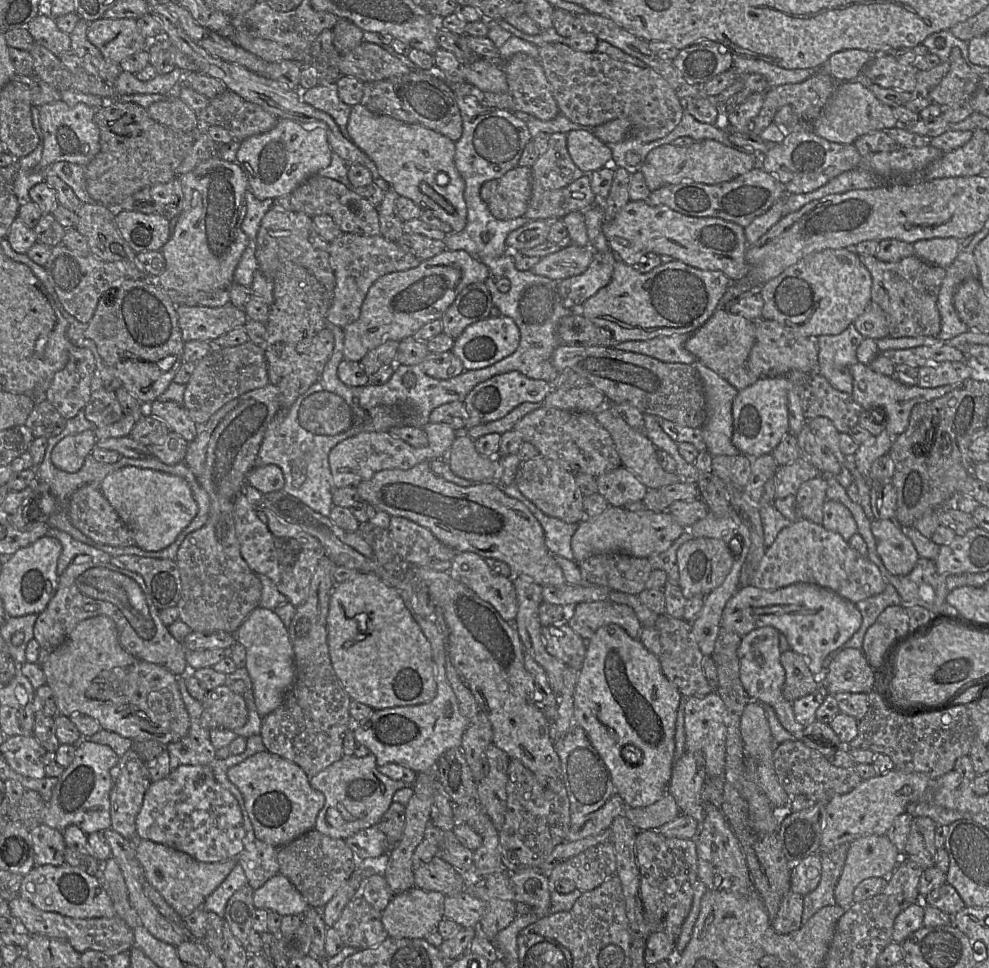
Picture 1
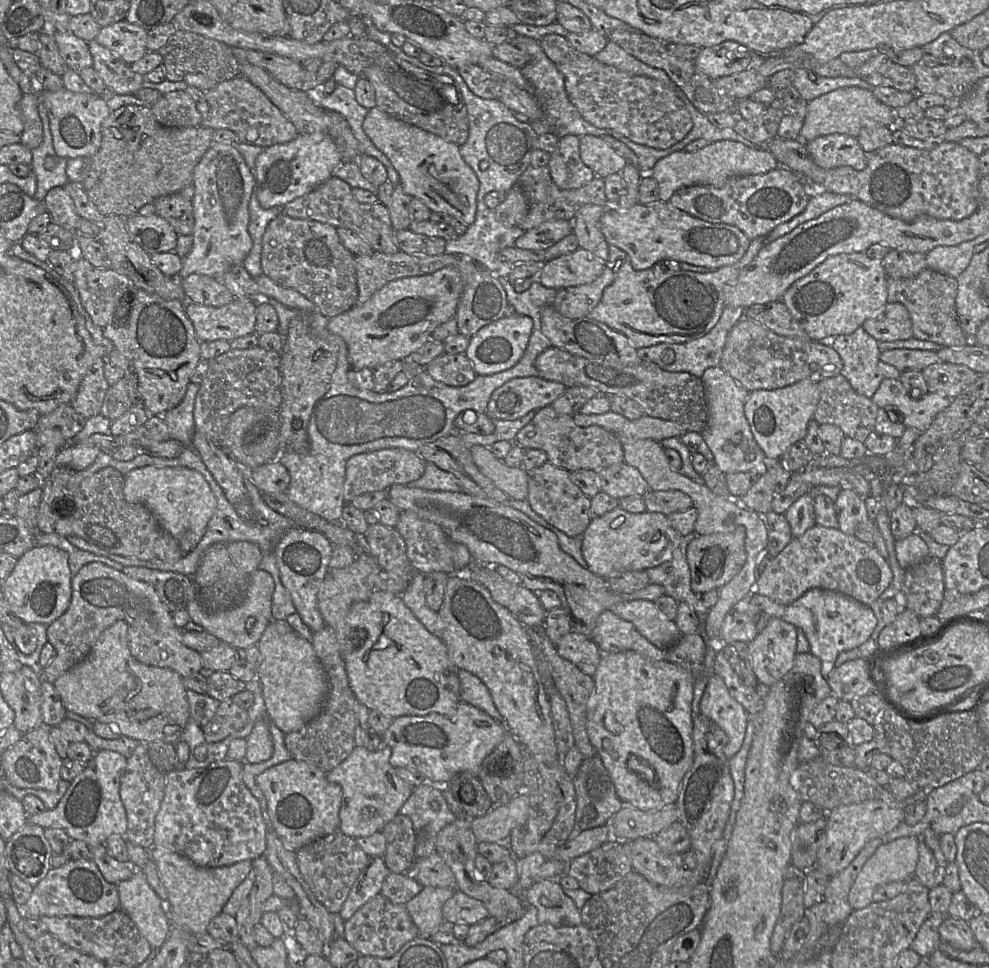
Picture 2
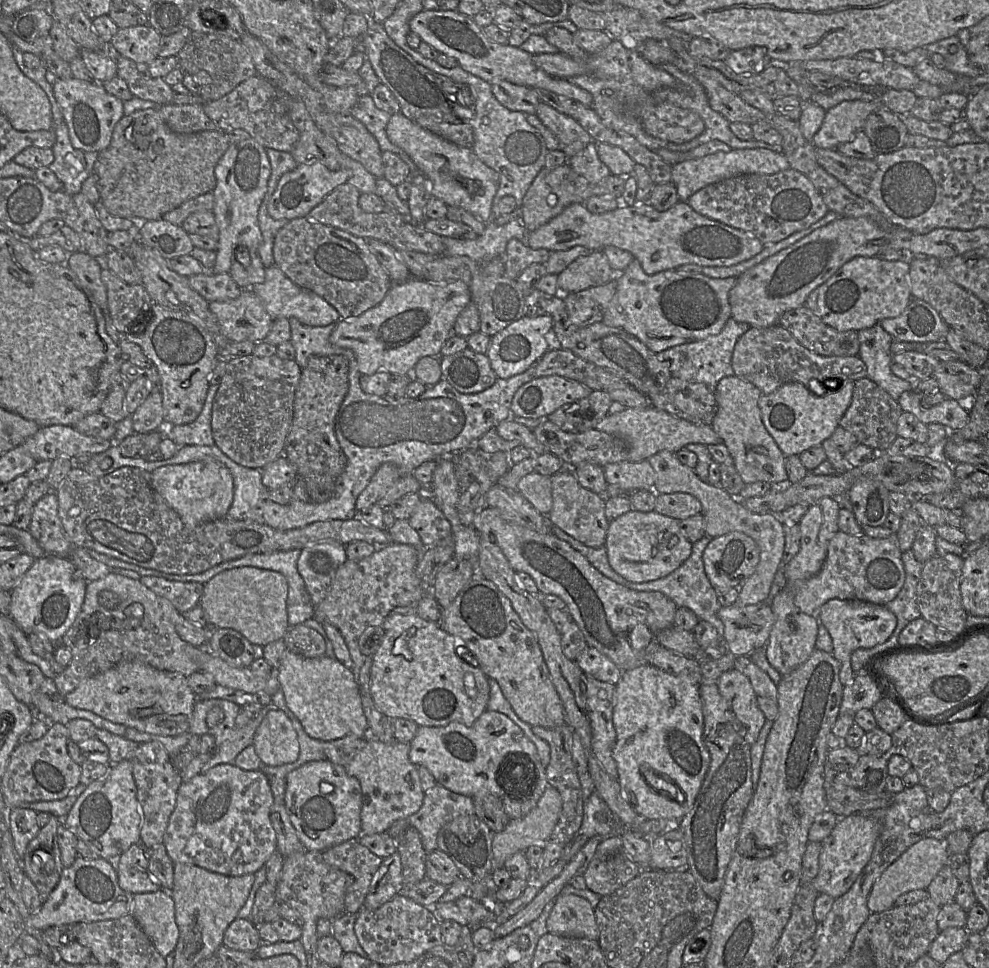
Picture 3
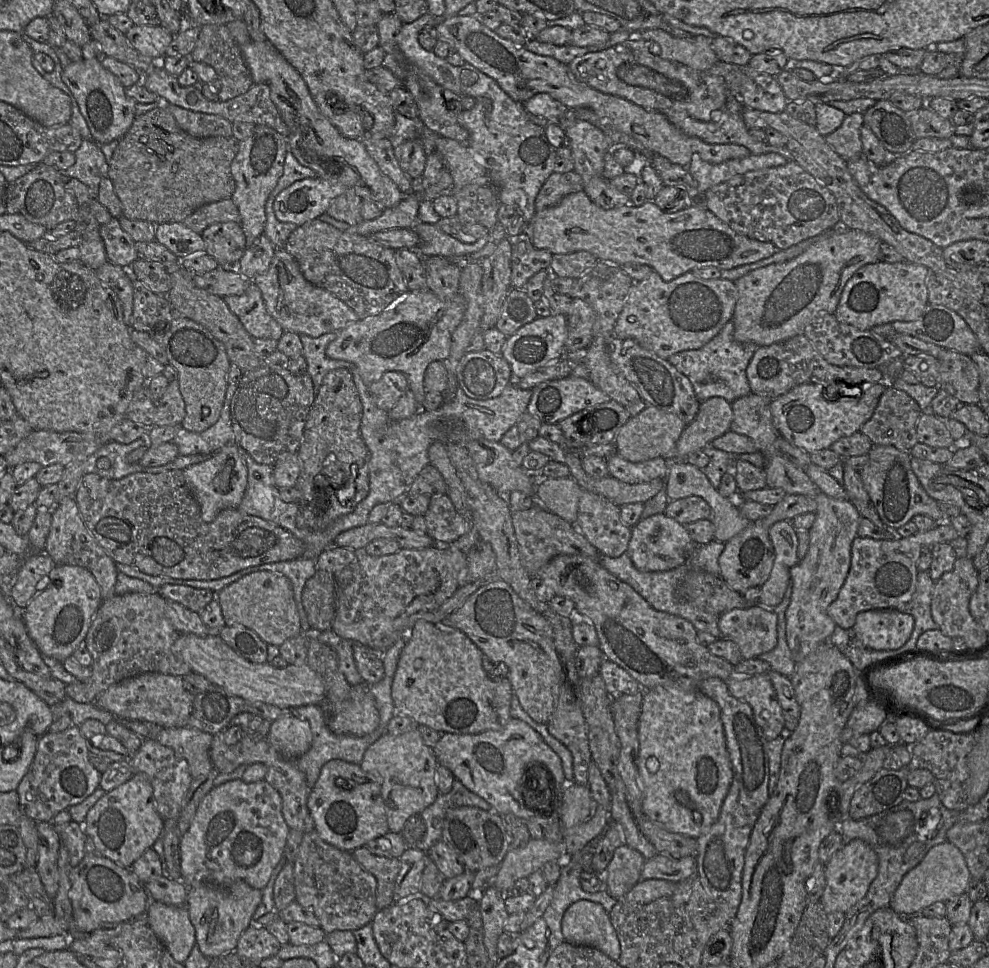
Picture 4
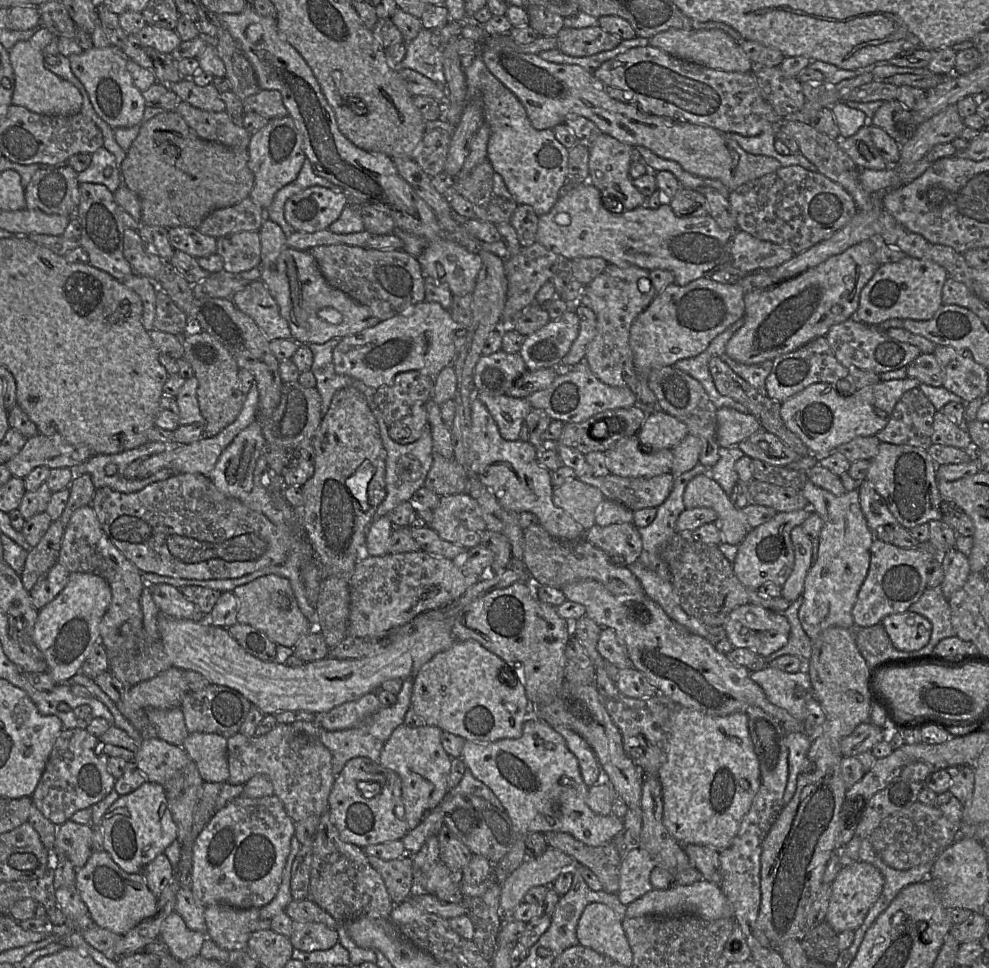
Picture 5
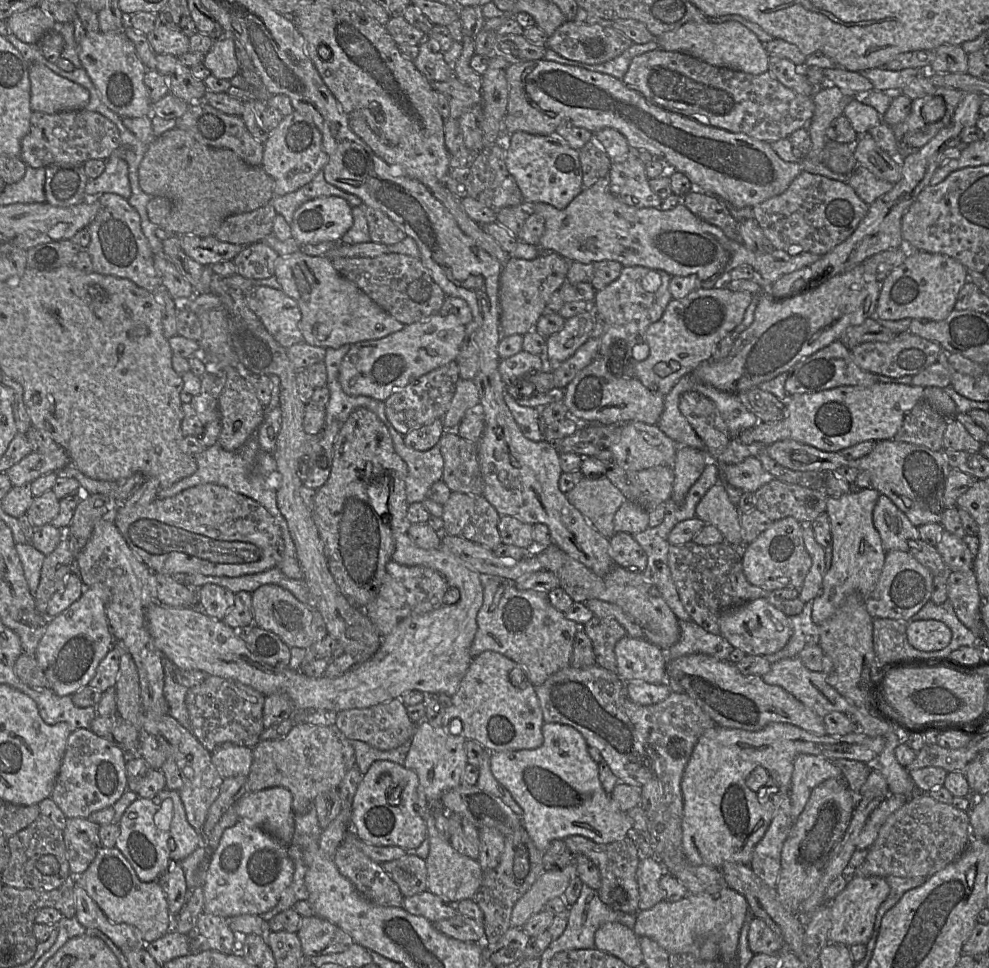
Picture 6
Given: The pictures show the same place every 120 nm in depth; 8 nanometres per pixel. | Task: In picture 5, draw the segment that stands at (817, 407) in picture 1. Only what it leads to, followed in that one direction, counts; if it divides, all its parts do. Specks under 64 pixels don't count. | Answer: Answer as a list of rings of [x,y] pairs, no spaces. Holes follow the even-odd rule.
[[[919,389],[906,391],[896,403],[886,426],[875,435],[880,442],[928,449],[933,443],[936,408]]]

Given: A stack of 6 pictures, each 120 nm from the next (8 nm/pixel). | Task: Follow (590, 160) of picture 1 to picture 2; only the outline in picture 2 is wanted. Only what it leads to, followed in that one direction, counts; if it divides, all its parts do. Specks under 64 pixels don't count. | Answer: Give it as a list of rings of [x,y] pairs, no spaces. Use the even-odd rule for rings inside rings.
[[[582,135],[579,137],[580,157],[596,177],[605,178],[613,173],[620,173],[629,163],[618,154],[602,137]]]

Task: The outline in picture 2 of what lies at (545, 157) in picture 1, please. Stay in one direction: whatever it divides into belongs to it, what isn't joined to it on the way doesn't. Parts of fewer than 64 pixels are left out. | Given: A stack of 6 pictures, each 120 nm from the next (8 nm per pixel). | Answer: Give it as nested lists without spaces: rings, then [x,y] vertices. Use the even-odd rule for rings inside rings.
[[[569,134],[559,136],[557,147],[551,153],[547,167],[553,182],[560,189],[580,188],[596,178],[581,160],[579,137]]]

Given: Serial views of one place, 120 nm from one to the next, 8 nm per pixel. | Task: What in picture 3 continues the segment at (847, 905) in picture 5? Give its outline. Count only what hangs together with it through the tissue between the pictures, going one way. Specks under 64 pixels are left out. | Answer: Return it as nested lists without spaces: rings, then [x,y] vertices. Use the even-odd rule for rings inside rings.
[[[860,813],[838,816],[835,827],[822,842],[819,871],[813,881],[815,890],[818,893],[828,894],[833,899],[844,895],[869,862],[880,832],[881,823],[875,818]]]

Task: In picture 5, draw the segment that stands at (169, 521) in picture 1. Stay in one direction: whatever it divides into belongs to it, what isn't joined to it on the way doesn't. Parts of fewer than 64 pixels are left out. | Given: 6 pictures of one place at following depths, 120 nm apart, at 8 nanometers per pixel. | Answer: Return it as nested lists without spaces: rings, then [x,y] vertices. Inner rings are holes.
[[[256,419],[219,456],[209,479],[227,496],[240,499],[253,488],[253,472],[266,440]]]

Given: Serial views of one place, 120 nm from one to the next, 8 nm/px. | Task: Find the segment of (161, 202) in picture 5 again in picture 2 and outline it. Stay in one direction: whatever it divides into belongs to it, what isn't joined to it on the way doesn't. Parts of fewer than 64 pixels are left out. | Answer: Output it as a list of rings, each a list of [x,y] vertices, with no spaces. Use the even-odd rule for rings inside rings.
[[[126,105],[112,110],[102,123],[99,150],[85,158],[83,188],[104,215],[126,218],[139,213],[157,198],[192,185],[194,169],[214,142],[214,131],[205,126],[163,126],[149,106]]]

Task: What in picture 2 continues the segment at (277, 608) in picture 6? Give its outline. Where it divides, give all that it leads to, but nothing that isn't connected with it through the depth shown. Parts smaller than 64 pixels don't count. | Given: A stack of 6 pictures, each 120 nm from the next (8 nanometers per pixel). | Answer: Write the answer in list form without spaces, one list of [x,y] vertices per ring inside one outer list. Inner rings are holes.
[[[255,569],[250,577],[249,585],[242,601],[235,607],[217,613],[207,613],[198,601],[191,599],[185,610],[188,611],[191,621],[201,625],[205,631],[237,649],[246,649],[255,646],[260,640],[264,630],[273,616],[271,611],[272,595],[274,592],[274,579],[266,571]]]

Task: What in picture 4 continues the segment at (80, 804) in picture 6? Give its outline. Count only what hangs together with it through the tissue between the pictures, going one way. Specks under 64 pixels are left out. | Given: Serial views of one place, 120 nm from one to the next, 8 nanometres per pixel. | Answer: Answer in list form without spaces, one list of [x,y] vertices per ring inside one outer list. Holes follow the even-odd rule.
[[[75,725],[43,735],[33,763],[16,789],[23,815],[51,822],[58,813],[88,798],[99,787],[102,774],[90,762],[90,755],[88,740]]]

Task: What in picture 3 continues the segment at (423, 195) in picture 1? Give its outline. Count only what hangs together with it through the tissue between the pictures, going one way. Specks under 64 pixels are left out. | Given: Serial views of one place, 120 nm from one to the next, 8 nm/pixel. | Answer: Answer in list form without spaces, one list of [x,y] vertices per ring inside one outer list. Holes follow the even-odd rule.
[[[400,112],[391,114],[386,125],[386,134],[410,159],[415,171],[431,181],[432,197],[441,199],[448,207],[458,206],[467,210],[484,223],[492,220],[492,205],[499,186],[499,174],[481,162],[472,148],[456,145]]]

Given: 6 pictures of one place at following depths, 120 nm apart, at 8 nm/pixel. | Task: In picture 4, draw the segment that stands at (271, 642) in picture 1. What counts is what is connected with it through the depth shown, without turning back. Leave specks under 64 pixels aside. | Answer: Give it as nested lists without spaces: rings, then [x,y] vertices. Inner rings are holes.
[[[368,684],[351,686],[349,696],[336,703],[321,706],[330,712],[328,728],[337,735],[354,737],[365,736],[374,731],[379,724],[379,713]]]

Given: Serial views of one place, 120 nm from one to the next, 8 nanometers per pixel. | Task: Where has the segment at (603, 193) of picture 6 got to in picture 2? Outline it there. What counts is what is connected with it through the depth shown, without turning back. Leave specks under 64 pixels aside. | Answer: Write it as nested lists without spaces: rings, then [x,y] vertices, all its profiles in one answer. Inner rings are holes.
[[[668,201],[637,203],[630,208],[610,206],[599,220],[599,228],[609,245],[624,251],[635,270],[647,270],[661,260],[675,260],[712,270],[737,263],[751,240],[736,226],[711,223],[693,217]],[[550,220],[525,231],[514,246],[527,250],[546,250],[564,237],[572,234],[570,220]]]

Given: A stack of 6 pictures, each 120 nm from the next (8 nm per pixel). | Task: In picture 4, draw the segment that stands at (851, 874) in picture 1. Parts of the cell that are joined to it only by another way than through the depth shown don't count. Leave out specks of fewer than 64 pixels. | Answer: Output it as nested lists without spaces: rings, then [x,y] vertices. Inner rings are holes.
[[[945,841],[931,847],[918,865],[904,876],[888,906],[903,916],[919,914],[936,902],[945,903],[954,896],[967,893],[971,877],[962,852]]]

